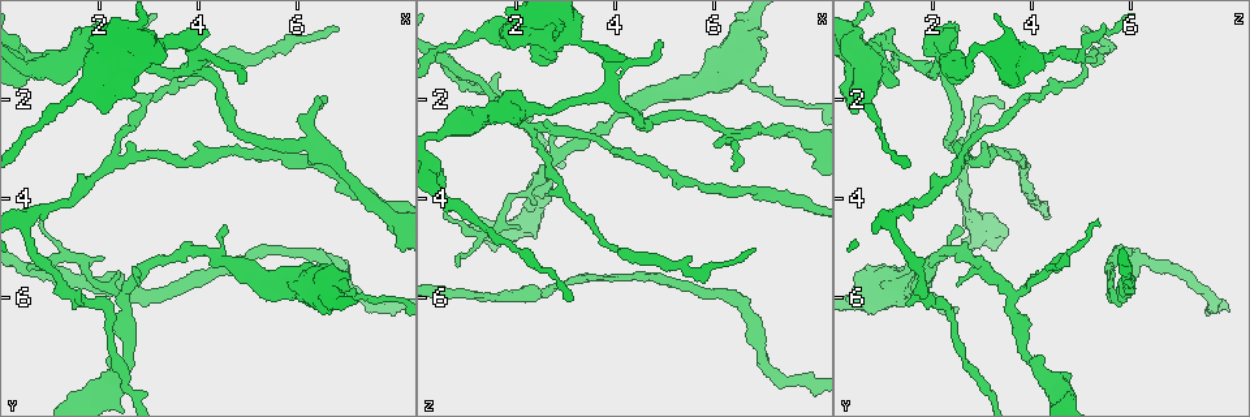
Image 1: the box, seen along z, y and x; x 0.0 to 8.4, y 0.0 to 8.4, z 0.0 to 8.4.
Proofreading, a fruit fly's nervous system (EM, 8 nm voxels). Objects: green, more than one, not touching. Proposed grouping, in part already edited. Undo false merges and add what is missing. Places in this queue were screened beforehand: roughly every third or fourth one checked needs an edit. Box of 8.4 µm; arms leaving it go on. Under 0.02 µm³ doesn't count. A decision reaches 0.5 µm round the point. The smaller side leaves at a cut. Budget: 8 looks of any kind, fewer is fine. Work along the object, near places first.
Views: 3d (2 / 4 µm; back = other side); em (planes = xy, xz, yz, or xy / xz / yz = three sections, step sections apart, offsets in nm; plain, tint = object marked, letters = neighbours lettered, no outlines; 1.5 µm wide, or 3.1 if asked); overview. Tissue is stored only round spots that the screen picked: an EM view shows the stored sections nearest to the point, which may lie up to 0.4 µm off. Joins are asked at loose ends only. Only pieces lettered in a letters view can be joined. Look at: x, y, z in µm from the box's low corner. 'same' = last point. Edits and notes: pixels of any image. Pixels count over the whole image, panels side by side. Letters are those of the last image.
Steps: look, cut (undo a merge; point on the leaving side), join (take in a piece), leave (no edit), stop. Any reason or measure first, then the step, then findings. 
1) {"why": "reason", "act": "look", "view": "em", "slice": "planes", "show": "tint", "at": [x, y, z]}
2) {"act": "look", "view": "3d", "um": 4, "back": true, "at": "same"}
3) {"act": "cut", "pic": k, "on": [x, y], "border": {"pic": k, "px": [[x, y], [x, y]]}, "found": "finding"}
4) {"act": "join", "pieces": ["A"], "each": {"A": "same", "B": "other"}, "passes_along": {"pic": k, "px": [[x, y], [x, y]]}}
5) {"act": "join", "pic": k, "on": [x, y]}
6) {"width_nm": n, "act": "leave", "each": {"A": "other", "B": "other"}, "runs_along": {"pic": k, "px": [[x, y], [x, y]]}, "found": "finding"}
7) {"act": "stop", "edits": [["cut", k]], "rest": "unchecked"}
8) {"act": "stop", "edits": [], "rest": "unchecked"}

{"why": "thin end", "act": "look", "view": "em", "slice": "xz", "step": 8, "show": "letters", "at": [6.80, 0.55, 5.00]}

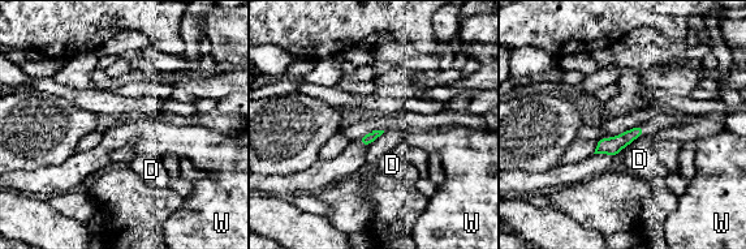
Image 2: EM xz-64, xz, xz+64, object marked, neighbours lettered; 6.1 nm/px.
{"why": "cut it another way", "act": "look", "view": "em", "slice": "planes", "show": "letters", "at": "same"}

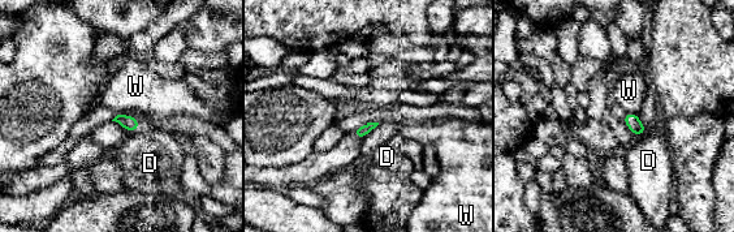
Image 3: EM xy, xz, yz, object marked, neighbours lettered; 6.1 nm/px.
{"longest_contact_nm": ["D", 90], "act": "leave", "each": {"D": "other", "W": "other"}, "border": {"pic": 3, "px": [[626, 112], [635, 114]]}, "found": "no lettered piece goes on from it"}

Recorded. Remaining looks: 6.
{"why": "sharp bend", "act": "look", "view": "em", "slice": "xz", "step": 8, "show": "tint", "at": [3.40, 0.75, 0.90]}

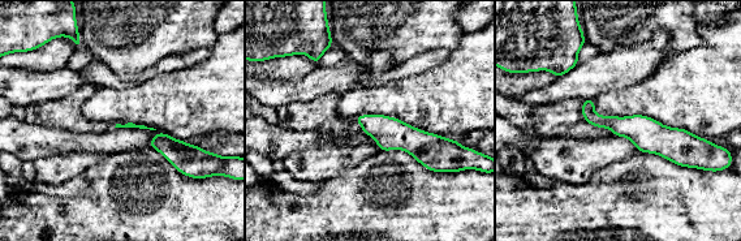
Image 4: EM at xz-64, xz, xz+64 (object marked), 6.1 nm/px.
{"act": "look", "view": "em", "slice": "planes", "show": "tint", "at": "same"}

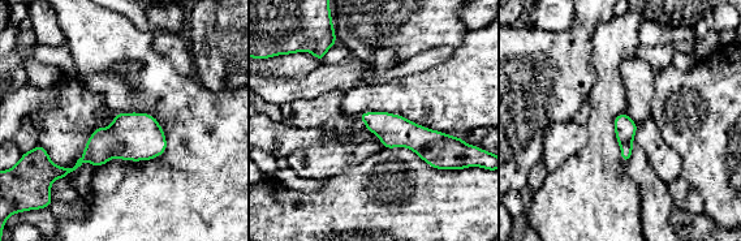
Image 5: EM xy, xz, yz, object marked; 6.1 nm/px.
{"why": "see the neighbours", "act": "look", "view": "em", "slice": "planes", "show": "letters", "at": "same"}

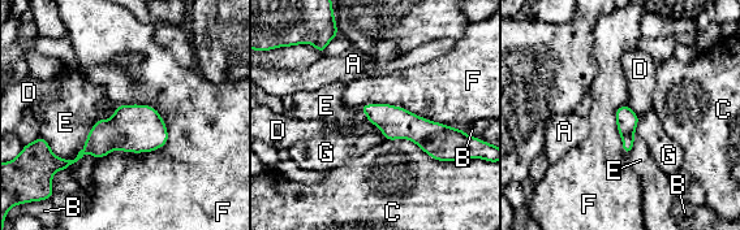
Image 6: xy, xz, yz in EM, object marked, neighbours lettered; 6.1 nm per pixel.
{"width_nm": 140, "act": "leave", "each": {"A": "other", "B": "other", "C": "other", "D": "other", "E": "other", "F": "other", "G": "other"}, "runs_along": {"pic": 6, "px": [[365, 108], [426, 134], [451, 134]]}, "found": "continuous, no second cell"}

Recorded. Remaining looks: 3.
{"why": "sudden change in width", "act": "look", "view": "3d", "um": 4, "back": true, "at": [4.35, 5.10, 2.20]}

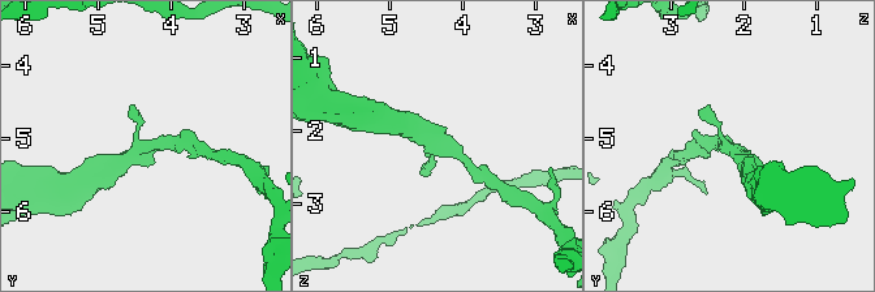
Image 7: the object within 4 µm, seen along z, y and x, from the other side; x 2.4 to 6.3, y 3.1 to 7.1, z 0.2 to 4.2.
{"why": "shape alone is not enough", "act": "look", "view": "em", "slice": "planes", "show": "tint", "at": [4.35, 5.10, 2.20]}

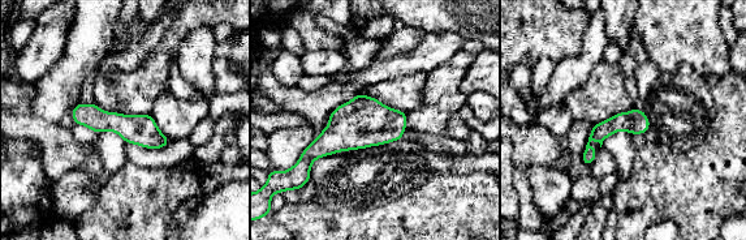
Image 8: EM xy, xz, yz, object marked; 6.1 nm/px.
{"why": "what lies round it", "act": "look", "view": "em", "slice": "planes", "show": "letters", "at": "same"}

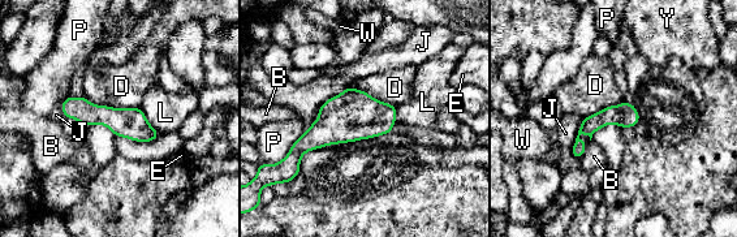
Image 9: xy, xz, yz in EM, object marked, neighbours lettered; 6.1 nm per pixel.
{"act": "leave", "each": {"B": "other", "D": "other", "E": "other", "J": "other", "L": "other", "P": "other", "W": "other", "Y": "other"}, "runs_along": {"pic": 9, "px": [[65, 104], [154, 134]]}, "found": "one cell here"}

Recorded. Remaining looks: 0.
{"act": "stop", "edits": [], "rest": "unchecked"}

